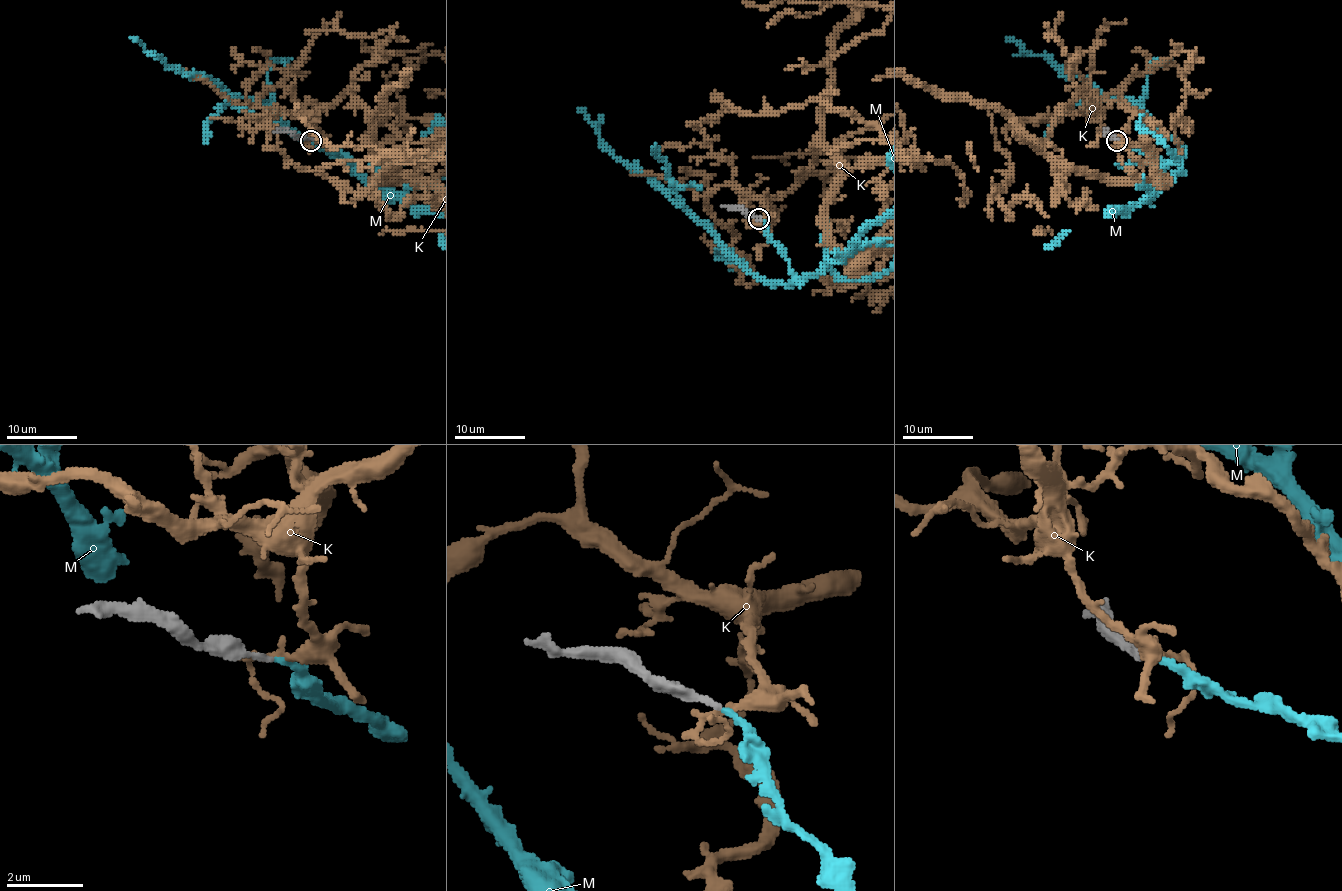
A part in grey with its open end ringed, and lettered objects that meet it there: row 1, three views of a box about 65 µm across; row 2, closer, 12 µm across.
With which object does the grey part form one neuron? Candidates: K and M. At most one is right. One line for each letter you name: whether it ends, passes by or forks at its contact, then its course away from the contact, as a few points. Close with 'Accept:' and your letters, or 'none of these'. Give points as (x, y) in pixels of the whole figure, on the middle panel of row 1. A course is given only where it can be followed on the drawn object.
M: It ends there
Accept: M

